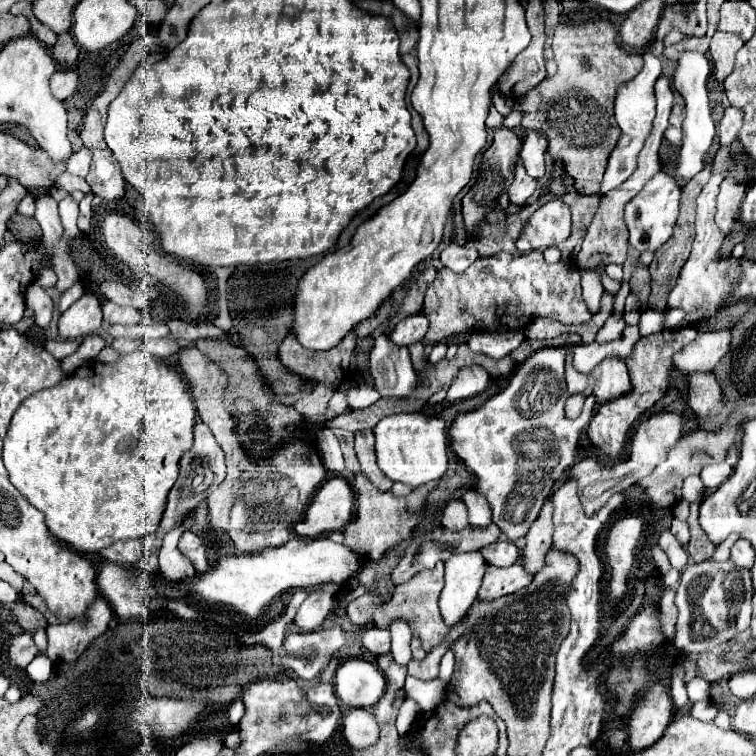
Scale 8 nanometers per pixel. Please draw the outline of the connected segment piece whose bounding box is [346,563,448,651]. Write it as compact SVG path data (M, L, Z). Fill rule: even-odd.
M436 563L434 569L424 569L424 571L416 573L408 583L398 585L390 599L384 599L384 595L380 595L380 593L366 591L364 595L352 599L346 605L346 613L354 625L368 625L372 621L374 627L380 627L380 629L388 629L396 619L402 619L410 625L412 635L420 637L422 647L426 651L430 651L448 633L448 629L446 629L446 625L442 625L442 617L438 613L438 597L440 597L442 587L444 587L444 563Z

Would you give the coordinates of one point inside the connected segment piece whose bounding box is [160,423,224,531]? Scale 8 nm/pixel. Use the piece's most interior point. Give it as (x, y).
(198, 473)

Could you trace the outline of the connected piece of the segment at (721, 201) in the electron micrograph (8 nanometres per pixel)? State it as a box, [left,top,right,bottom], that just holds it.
[716,177,746,233]

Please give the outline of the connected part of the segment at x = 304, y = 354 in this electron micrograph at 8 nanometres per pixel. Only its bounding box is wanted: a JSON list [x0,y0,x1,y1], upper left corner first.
[278,331,356,387]

